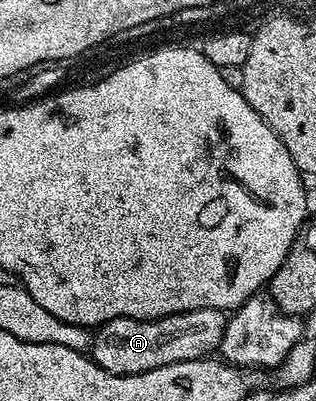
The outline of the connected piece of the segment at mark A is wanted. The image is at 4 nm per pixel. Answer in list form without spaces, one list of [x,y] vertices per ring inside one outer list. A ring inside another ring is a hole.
[[[201,308],[160,318],[114,318],[94,331],[89,357],[110,374],[140,374],[165,364],[197,360],[214,355],[227,327],[228,315],[221,310]]]

